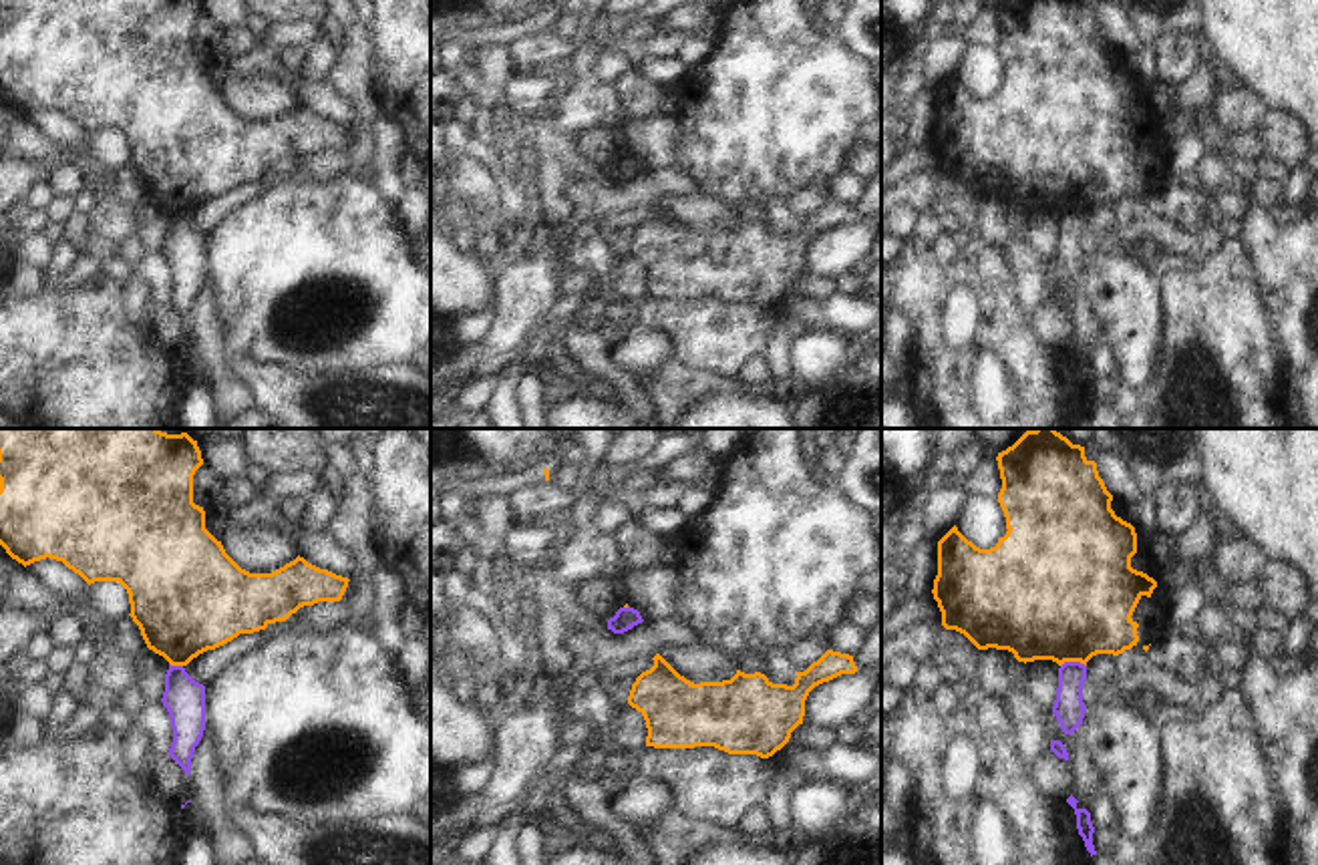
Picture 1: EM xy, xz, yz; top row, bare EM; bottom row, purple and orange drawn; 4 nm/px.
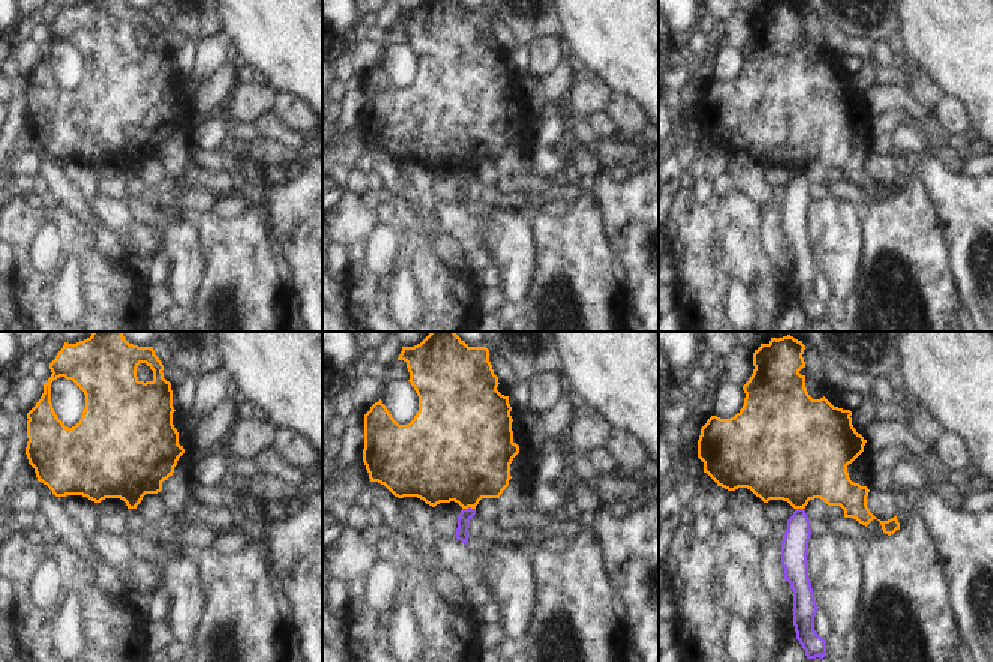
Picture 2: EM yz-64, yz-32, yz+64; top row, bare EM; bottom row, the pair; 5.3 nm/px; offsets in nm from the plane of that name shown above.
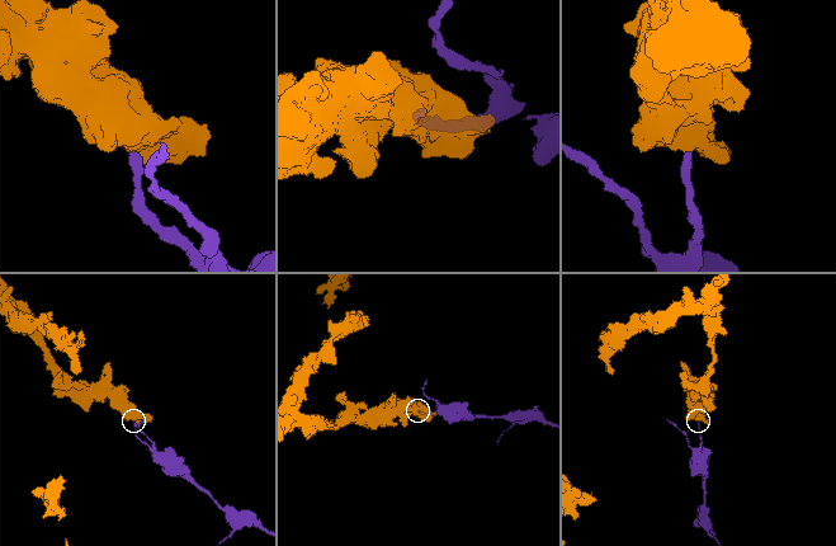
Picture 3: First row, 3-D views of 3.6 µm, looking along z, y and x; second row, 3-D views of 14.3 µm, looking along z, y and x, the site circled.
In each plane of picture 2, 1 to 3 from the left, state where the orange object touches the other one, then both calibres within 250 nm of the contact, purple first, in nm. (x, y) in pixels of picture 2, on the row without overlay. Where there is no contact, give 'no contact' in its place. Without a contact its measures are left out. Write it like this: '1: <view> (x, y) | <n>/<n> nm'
1: no contact
2: yz-32 (468, 171) | 70/440 nm
3: yz+64 (800, 173) | 140/420 nm

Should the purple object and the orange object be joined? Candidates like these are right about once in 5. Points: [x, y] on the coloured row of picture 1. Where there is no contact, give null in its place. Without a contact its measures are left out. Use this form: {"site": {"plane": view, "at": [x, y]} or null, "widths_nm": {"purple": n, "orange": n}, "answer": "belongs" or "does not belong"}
{"site": {"plane": "yz", "at": [1073, 662]}, "widths_nm": {"purple": 130, "orange": 500}, "answer": "does not belong"}

